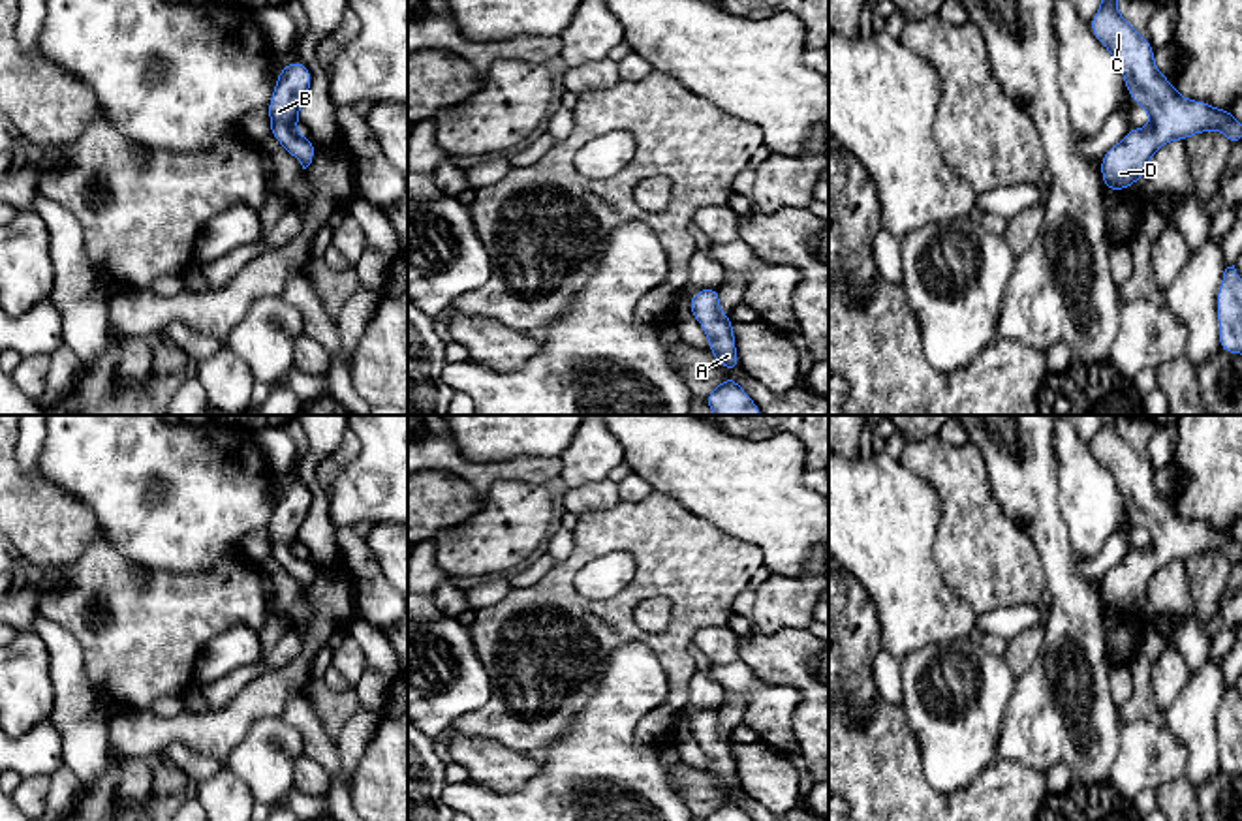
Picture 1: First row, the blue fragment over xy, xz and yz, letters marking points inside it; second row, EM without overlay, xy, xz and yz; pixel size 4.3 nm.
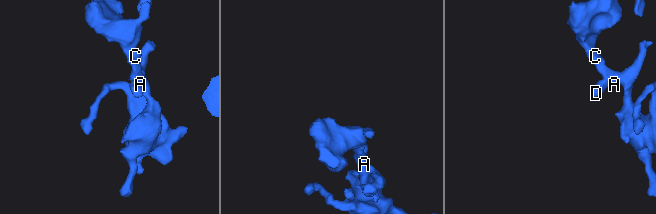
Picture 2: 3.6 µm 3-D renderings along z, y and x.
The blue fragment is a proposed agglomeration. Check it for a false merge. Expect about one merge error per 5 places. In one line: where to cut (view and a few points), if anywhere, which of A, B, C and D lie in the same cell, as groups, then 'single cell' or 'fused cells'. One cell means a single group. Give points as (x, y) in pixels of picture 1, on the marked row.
no cut | A B C D | single cell

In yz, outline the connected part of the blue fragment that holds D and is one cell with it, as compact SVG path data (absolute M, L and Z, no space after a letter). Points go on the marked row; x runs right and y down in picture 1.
M1101 0L1099 11L1088 24L1099 43L1116 58L1131 100L1142 105L1150 115L1148 128L1129 128L1126 137L1103 154L1101 178L1109 192L1126 190L1146 177L1150 158L1169 141L1186 141L1189 135L1208 130L1221 130L1231 147L1242 141L1242 124L1231 116L1231 107L1216 109L1204 101L1182 98L1172 83L1157 71L1154 47L1118 13L1116 0Z

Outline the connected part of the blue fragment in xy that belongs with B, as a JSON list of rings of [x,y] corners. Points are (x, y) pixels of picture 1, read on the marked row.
[[[287,62],[280,73],[269,101],[271,135],[306,169],[316,158],[316,147],[295,132],[299,109],[308,96],[312,73],[306,62]]]

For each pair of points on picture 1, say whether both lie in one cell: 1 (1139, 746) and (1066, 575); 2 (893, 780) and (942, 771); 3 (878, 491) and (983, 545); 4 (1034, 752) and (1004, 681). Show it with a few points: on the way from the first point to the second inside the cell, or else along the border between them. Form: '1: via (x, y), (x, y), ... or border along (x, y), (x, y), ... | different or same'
1: border along (1124, 722), (1113, 765) | different
2: border along (914, 731), (925, 778), (942, 791), (966, 788) | different
3: border along (921, 480), (934, 489), (938, 502), (938, 566) | different
4: border along (1019, 677), (1002, 726), (1000, 743) | different

